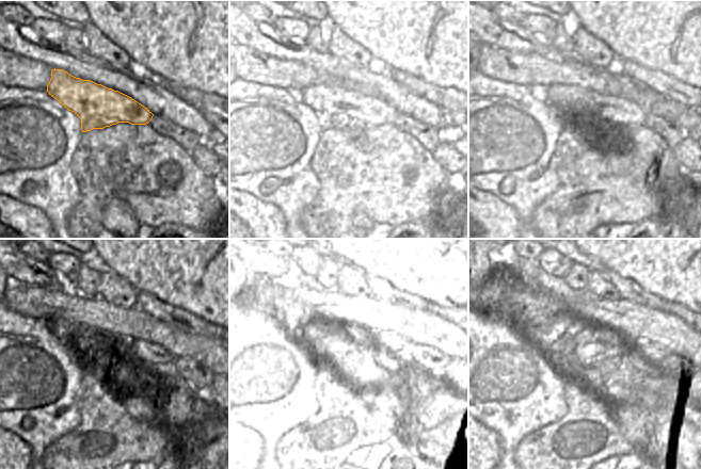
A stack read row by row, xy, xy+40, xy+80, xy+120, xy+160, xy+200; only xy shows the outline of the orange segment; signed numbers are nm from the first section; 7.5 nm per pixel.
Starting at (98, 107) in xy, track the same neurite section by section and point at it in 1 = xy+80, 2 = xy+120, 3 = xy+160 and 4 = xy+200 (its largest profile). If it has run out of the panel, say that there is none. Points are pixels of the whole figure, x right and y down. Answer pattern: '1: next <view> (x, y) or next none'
1: next xy+80 (616, 111)
2: next xy+120 (152, 354)
3: next xy+160 (410, 352)
4: next xy+200 (656, 353)

